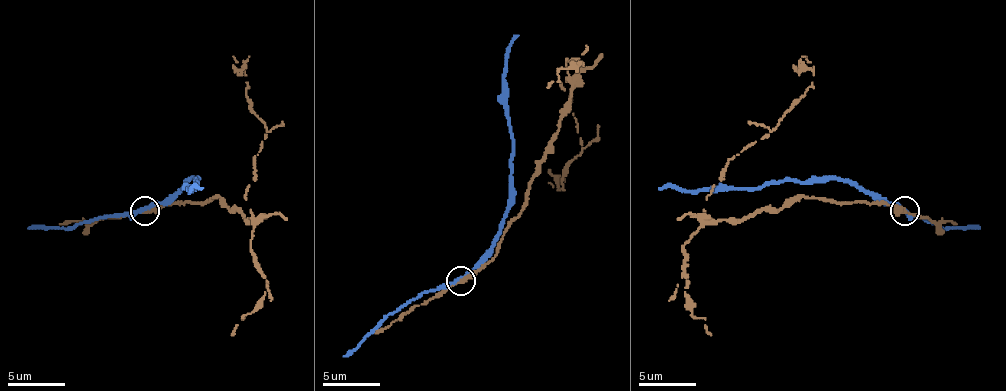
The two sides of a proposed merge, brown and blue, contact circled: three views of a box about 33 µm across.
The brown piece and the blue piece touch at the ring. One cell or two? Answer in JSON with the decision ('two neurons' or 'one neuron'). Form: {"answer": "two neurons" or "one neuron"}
{"answer": "two neurons"}

